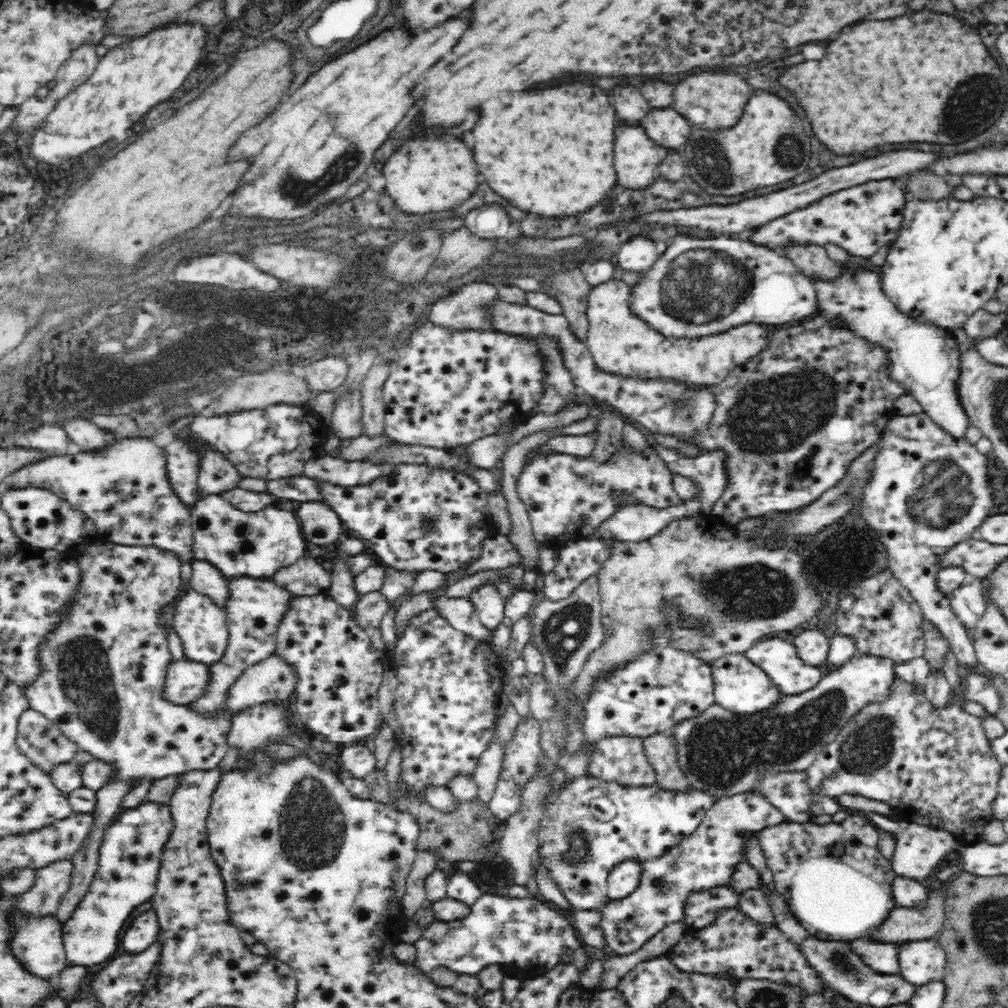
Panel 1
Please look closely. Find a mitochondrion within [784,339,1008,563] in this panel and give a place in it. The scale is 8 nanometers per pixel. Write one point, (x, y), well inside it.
(943, 495)

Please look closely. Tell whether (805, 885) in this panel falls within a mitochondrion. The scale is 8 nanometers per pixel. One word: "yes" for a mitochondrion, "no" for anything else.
no

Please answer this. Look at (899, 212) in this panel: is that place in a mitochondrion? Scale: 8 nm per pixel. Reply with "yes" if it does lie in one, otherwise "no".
no

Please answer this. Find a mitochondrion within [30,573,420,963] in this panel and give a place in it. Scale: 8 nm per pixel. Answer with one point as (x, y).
(86, 680)

